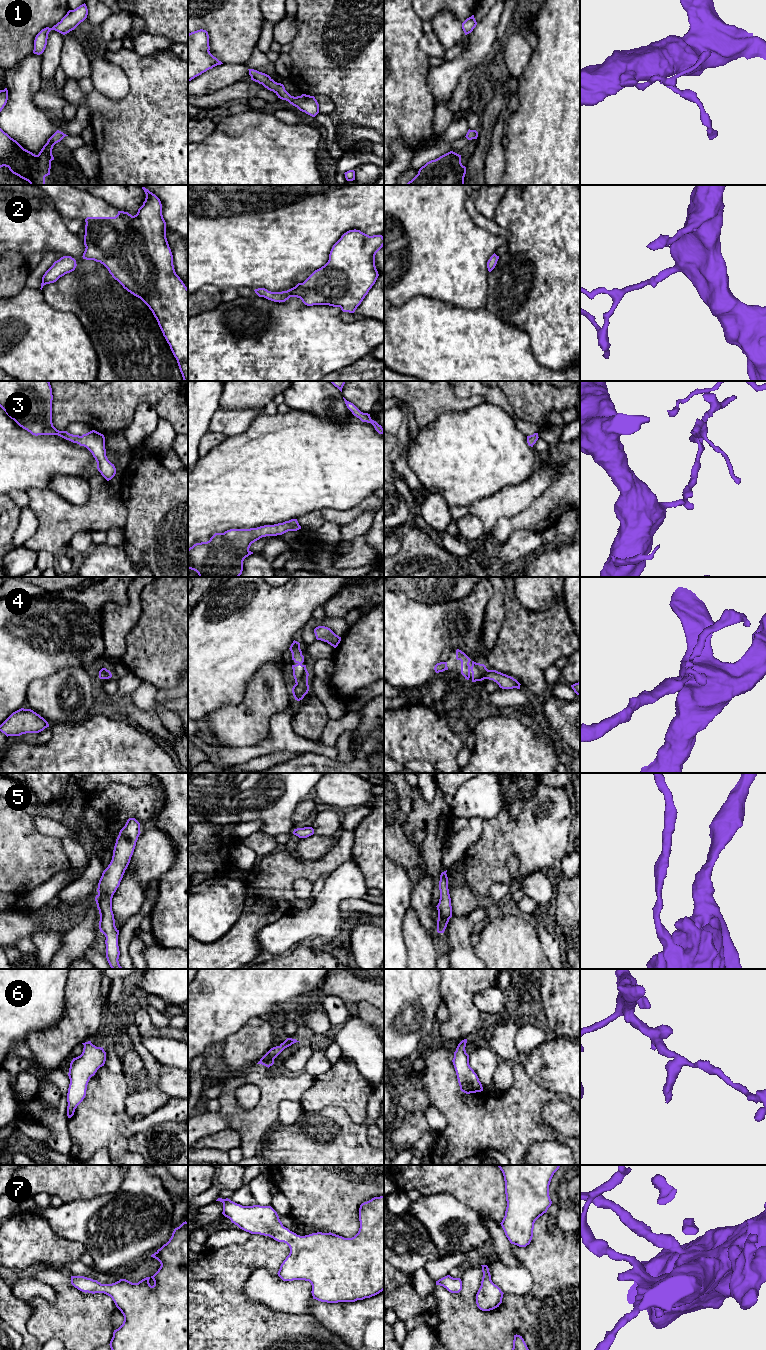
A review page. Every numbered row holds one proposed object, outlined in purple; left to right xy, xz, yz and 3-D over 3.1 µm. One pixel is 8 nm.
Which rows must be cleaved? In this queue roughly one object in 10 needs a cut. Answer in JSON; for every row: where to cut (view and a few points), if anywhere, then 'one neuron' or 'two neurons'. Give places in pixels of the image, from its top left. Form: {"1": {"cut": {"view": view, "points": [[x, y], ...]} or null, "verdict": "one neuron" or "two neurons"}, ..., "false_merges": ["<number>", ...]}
{"1": {"cut": null, "verdict": "one neuron"}, "2": {"cut": null, "verdict": "one neuron"}, "3": {"cut": null, "verdict": "one neuron"}, "4": {"cut": null, "verdict": "one neuron"}, "5": {"cut": null, "verdict": "one neuron"}, "6": {"cut": null, "verdict": "one neuron"}, "7": {"cut": null, "verdict": "one neuron"}, "false_merges": []}

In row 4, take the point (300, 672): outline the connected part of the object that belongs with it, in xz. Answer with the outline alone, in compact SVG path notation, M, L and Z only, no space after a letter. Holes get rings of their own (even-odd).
M294 640L289 649L292 653L292 660L296 663L292 665L293 676L296 683L292 688L292 693L295 700L300 701L309 691L309 673L306 669L306 665L302 664L304 662L304 656L300 649L300 643Z

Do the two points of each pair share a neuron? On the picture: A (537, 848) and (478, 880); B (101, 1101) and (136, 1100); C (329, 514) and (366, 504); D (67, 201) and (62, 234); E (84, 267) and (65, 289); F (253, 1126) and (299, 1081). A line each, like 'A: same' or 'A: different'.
A: same
B: different
C: same
D: different
E: different
F: same

